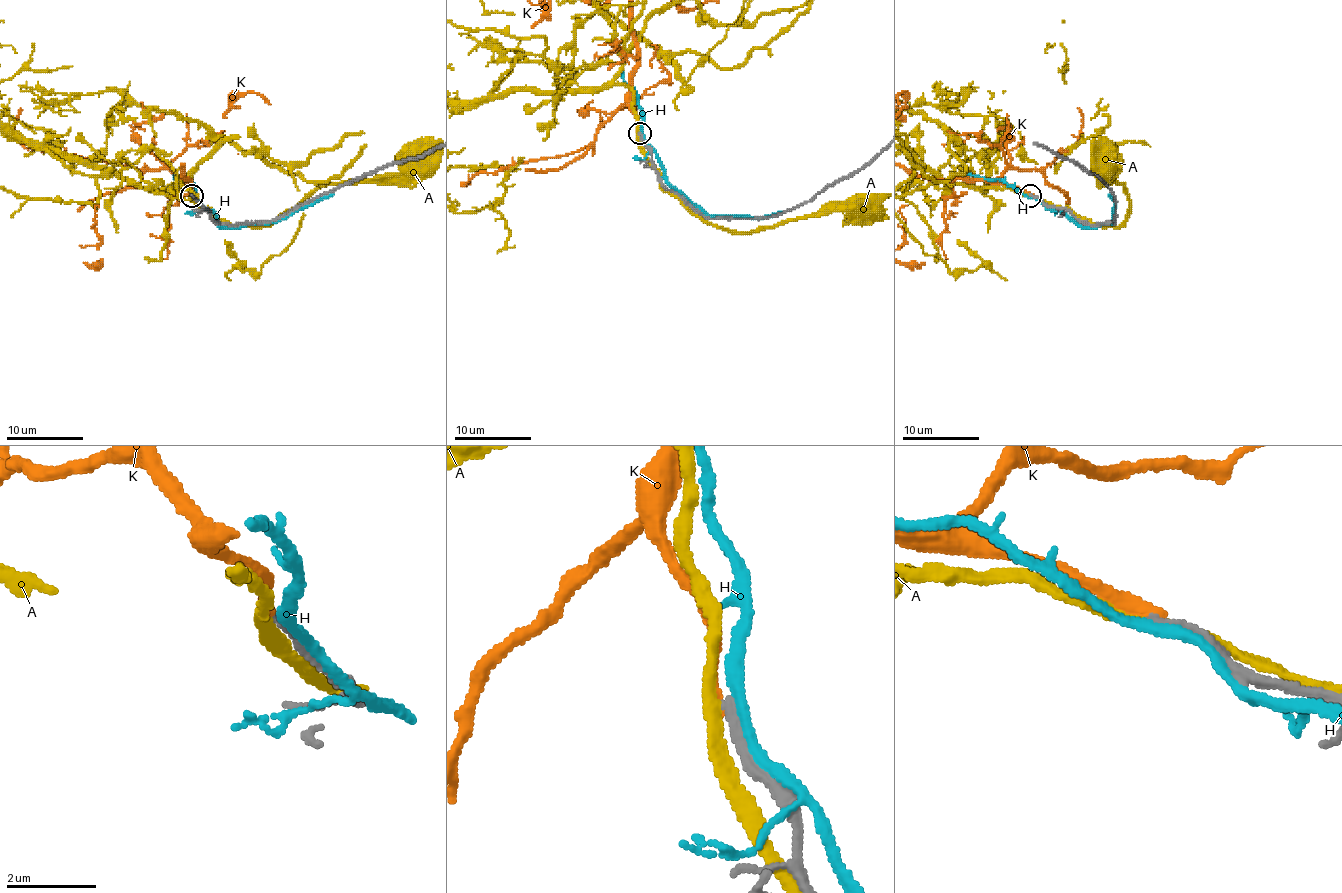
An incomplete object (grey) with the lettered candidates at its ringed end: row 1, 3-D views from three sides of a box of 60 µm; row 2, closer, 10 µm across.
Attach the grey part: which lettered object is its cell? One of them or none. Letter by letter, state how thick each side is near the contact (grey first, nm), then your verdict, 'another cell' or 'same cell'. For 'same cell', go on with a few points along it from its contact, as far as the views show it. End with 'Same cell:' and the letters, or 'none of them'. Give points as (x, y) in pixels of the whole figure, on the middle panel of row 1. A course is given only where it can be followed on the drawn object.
A: 360 nm thick on the grey side, 240 nm on the other; another cell
H: 260 nm thick on the grey side, 200 nm on the other; another cell
K: 260 nm thick on the grey side, 260 nm on the other; another cell
Same cell: none of them

